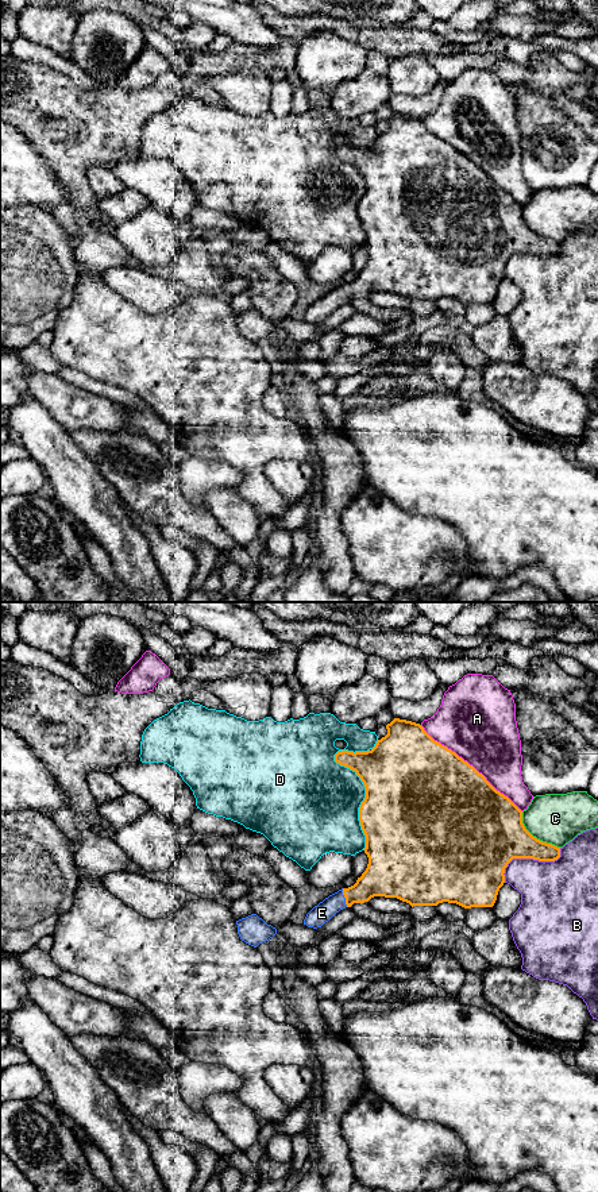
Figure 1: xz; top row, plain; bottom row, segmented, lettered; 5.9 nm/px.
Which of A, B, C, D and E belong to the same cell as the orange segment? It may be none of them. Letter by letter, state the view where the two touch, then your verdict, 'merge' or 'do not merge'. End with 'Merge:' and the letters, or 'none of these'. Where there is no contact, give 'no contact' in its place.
A: contact in xz; do not merge
B: contact in xz; do not merge
C: contact in xz; do not merge
D: contact in xz; do not merge
E: contact in xz; merge
Merge: E

